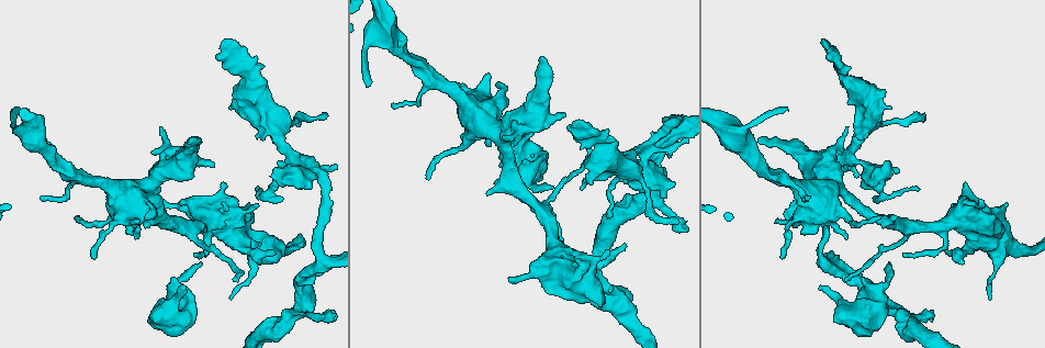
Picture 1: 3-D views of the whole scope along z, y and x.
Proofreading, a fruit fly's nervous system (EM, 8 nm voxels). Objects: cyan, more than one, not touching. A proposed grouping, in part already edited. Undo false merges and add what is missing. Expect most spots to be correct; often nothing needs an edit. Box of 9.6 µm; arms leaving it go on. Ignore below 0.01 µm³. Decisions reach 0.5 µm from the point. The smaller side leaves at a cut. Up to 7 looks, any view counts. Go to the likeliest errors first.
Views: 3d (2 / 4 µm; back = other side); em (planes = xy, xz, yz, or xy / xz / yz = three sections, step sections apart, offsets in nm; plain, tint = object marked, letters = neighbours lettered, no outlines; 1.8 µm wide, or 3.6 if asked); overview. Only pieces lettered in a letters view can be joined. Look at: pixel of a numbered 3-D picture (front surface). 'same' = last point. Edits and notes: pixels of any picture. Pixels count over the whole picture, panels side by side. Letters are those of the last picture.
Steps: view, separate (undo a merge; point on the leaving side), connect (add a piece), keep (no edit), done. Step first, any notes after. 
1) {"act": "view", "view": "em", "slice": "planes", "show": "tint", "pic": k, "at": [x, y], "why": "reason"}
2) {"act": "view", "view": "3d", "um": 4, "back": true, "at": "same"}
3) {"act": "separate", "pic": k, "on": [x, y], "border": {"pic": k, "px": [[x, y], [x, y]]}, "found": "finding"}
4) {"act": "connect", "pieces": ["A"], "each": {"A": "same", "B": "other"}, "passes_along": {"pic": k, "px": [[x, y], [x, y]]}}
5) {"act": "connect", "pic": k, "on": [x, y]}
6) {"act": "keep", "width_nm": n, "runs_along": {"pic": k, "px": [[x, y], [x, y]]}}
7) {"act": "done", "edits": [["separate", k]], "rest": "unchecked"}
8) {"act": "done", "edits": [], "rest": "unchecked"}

{"act": "view", "view": "3d", "um": 2, "pic": 1, "at": [824, 260], "why": "abrupt turn"}

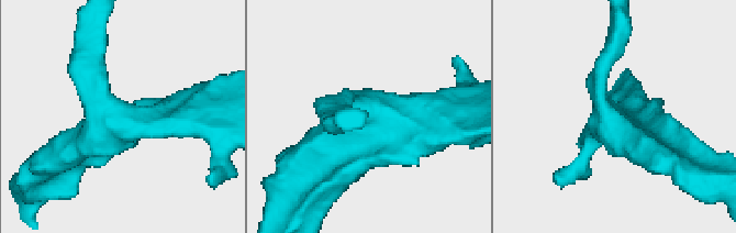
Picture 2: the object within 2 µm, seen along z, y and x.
{"act": "view", "view": "em", "slice": "yz", "step": 8, "show": "letters", "pic": 2, "at": [605, 122]}

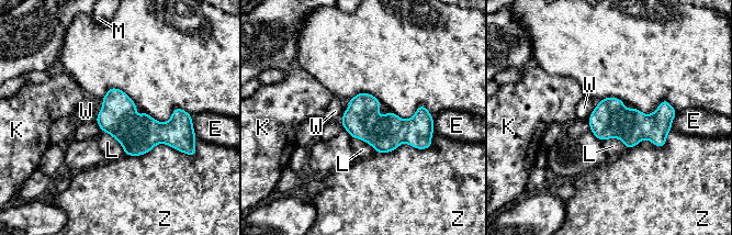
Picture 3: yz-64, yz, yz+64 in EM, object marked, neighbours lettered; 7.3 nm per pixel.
{"act": "keep", "width_nm": 280, "each": {"E": "other", "K": "other", "L": "other", "M": "other", "W": "other", "Z": "other"}, "found": "one neuron here"}

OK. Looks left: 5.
{"act": "view", "view": "em", "slice": "planes", "show": "letters", "pic": 1, "at": [821, 287], "why": "free end"}

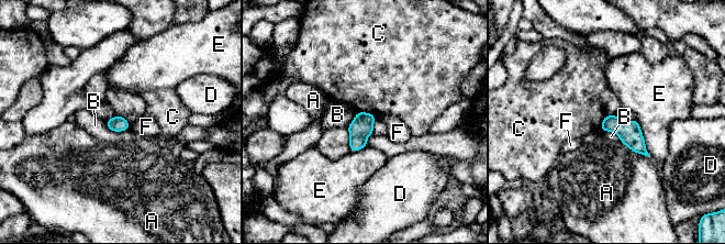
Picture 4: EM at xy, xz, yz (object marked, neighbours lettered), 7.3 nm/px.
{"act": "keep", "each": {"A": "other", "B": "other", "C": "other", "D": "other", "E": "other", "F": "other"}, "border": {"pic": 4, "px": [[356, 111], [376, 114]]}, "found": "none of them fits"}

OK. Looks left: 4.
{"act": "view", "view": "3d", "um": 2, "pic": 1, "at": [532, 111], "why": "abrupt turn"}

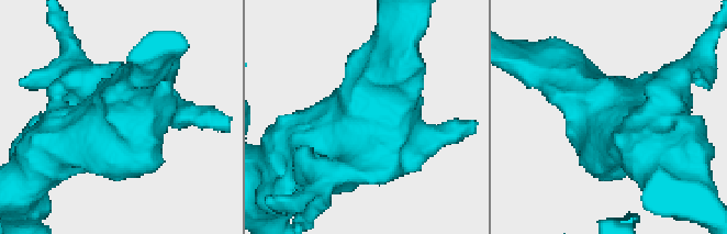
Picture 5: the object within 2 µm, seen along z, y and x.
{"act": "view", "view": "em", "slice": "planes", "show": "tint", "pic": 5, "at": [610, 117]}

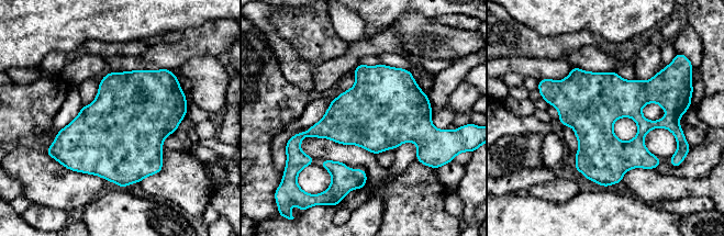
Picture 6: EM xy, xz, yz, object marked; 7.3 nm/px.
{"act": "view", "view": "em", "slice": "planes", "show": "letters", "at": "same"}

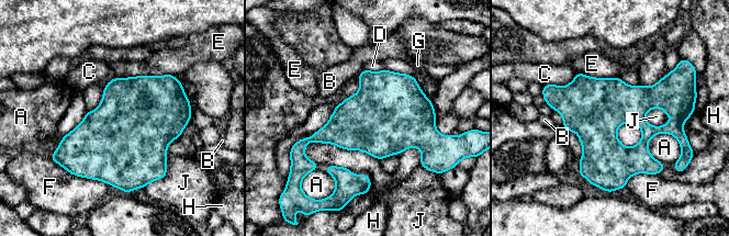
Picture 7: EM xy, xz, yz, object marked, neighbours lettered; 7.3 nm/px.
{"act": "keep", "width_nm": 420, "each": {"A": "other", "B": "other", "C": "other", "D": "other", "E": "other", "F": "other", "G": "other", "H": "other", "J": "other"}, "border": {"pic": 7, "px": [[303, 150], [332, 143], [379, 160]]}, "found": "one neuron here"}

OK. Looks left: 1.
{"act": "done", "edits": [], "rest": "unchecked"}

